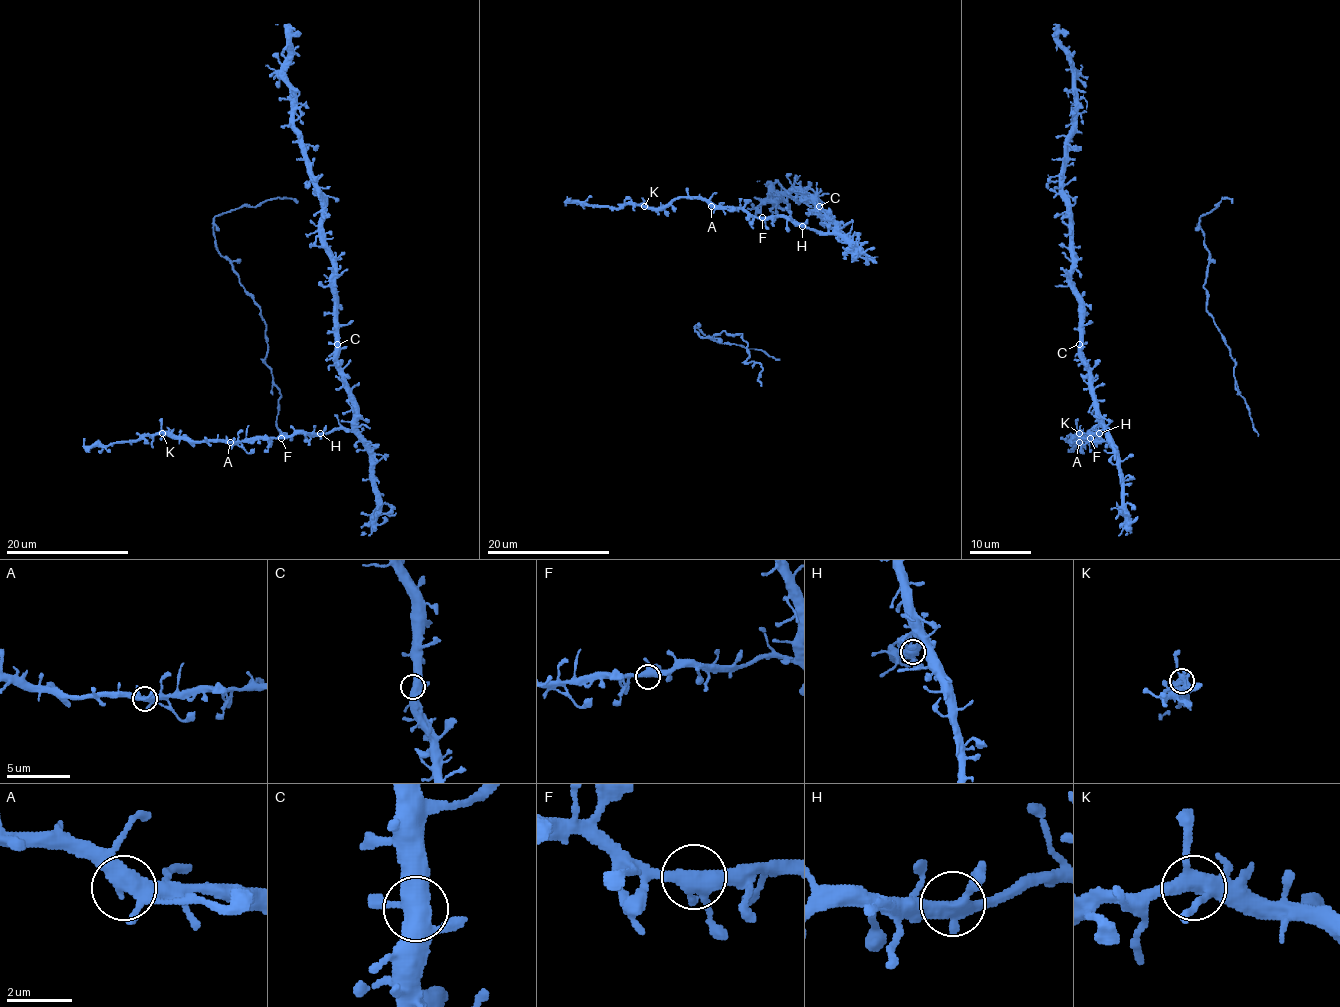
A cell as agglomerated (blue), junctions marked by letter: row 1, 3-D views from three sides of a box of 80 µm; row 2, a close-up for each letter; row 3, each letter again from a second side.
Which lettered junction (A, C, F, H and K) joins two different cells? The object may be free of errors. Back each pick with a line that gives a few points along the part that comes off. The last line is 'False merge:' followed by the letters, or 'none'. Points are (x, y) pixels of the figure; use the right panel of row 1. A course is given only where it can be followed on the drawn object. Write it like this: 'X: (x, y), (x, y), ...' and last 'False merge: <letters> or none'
False merge: none

